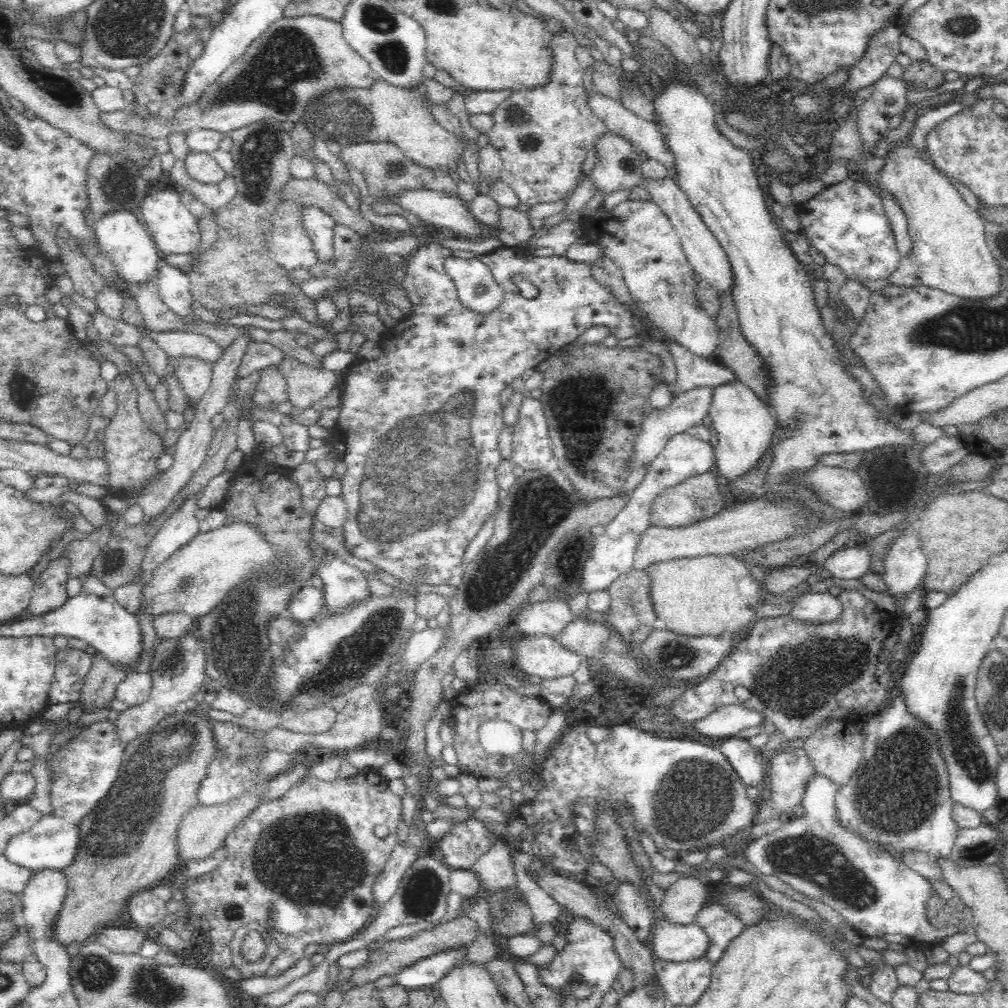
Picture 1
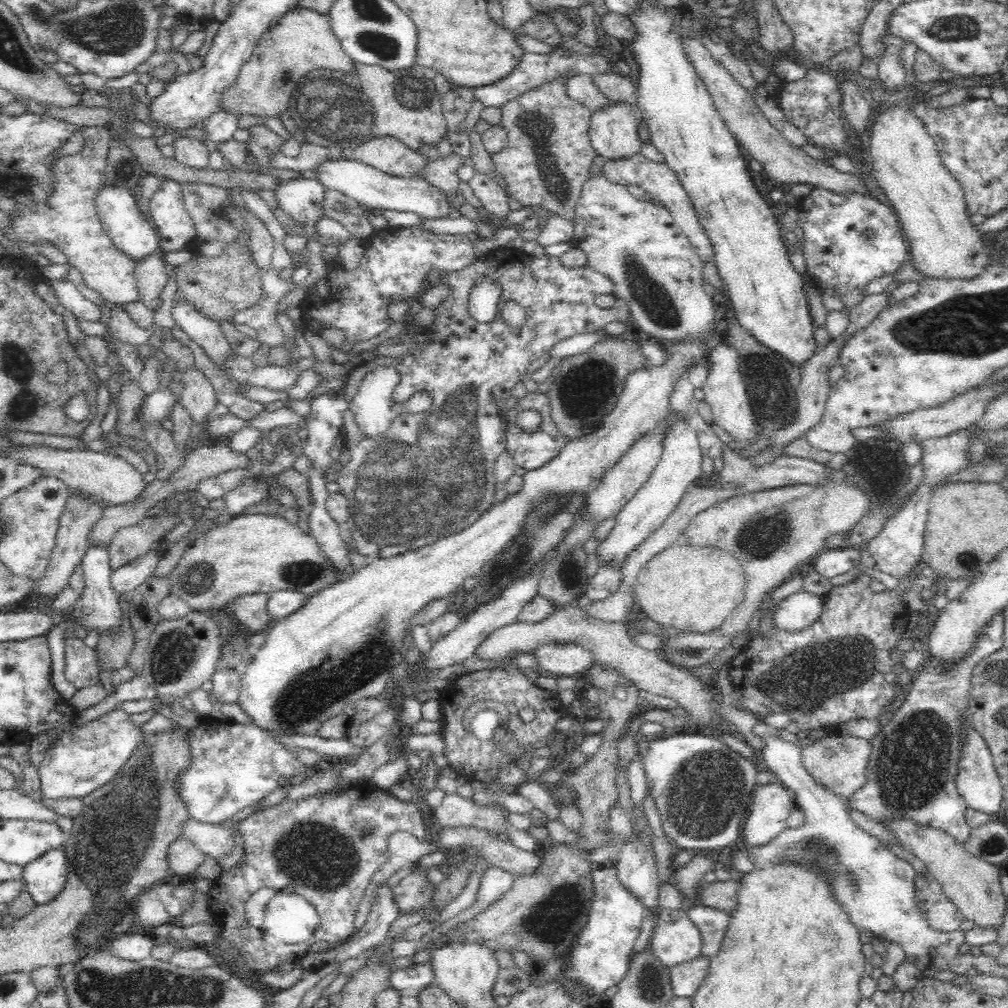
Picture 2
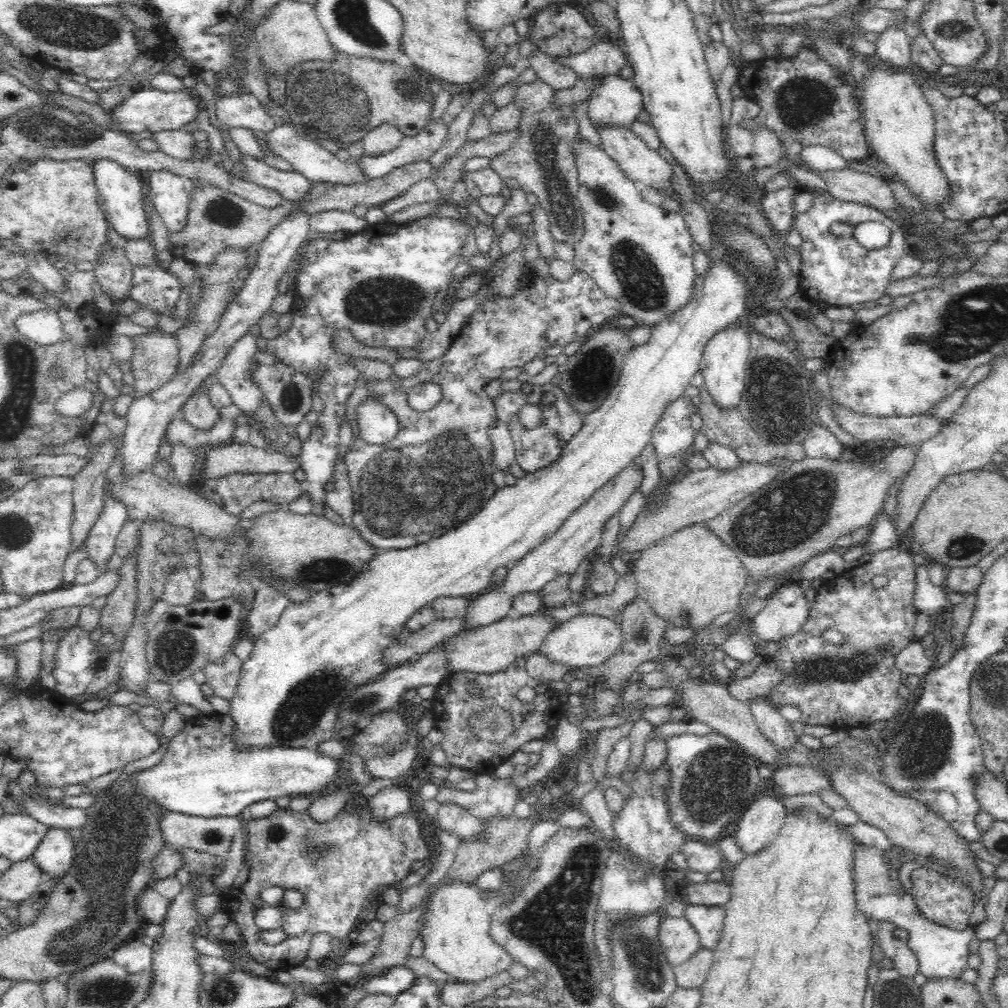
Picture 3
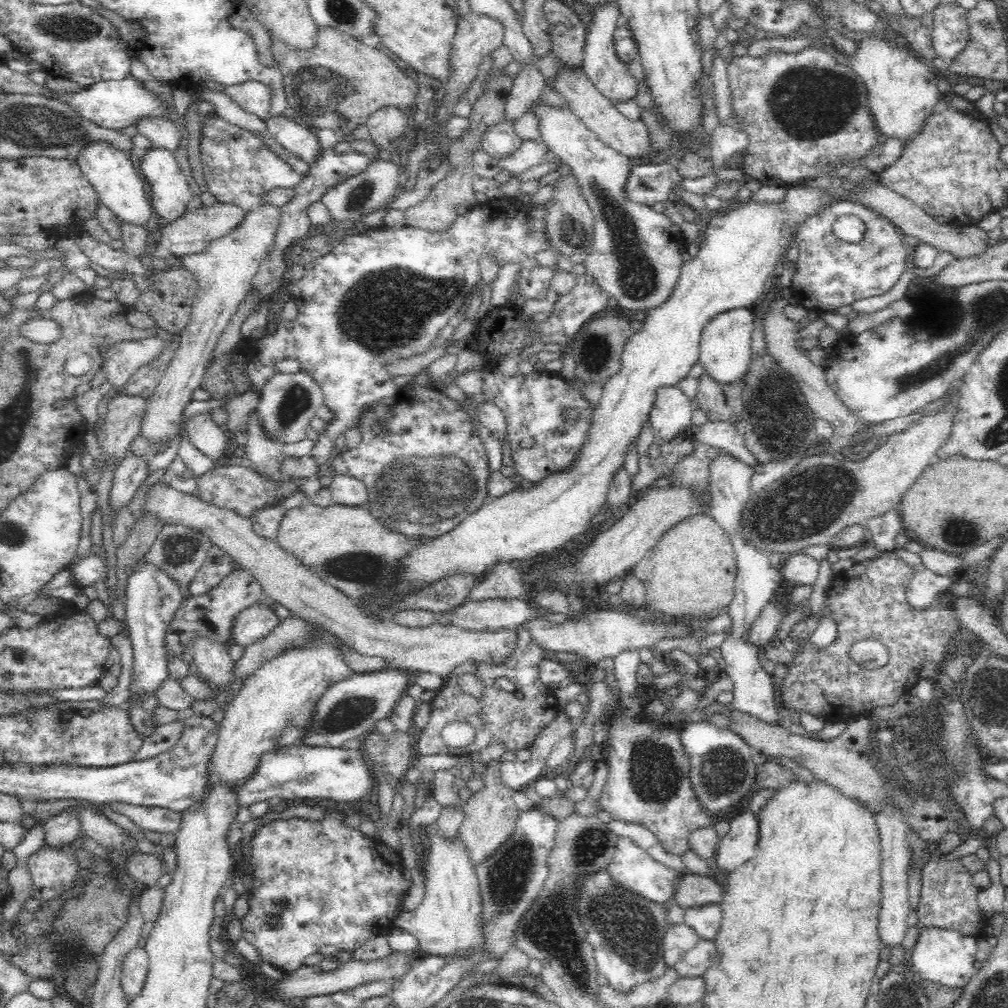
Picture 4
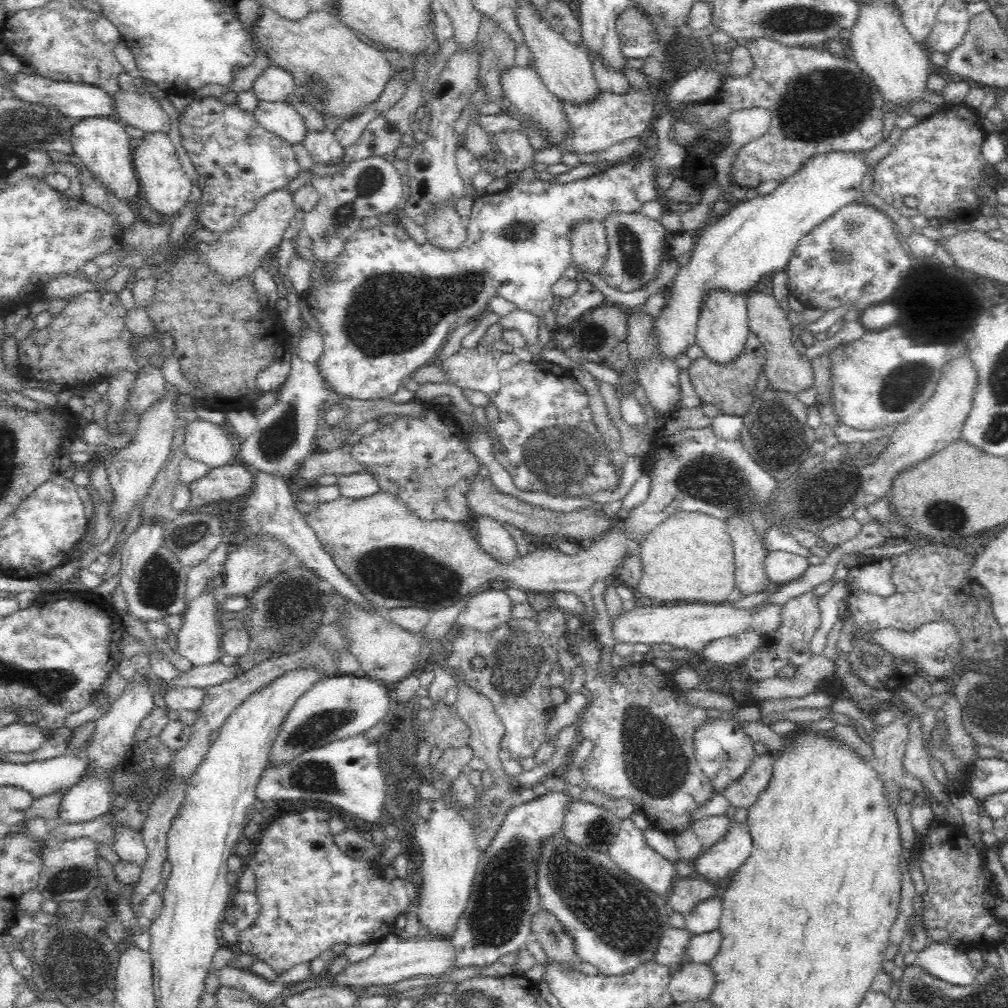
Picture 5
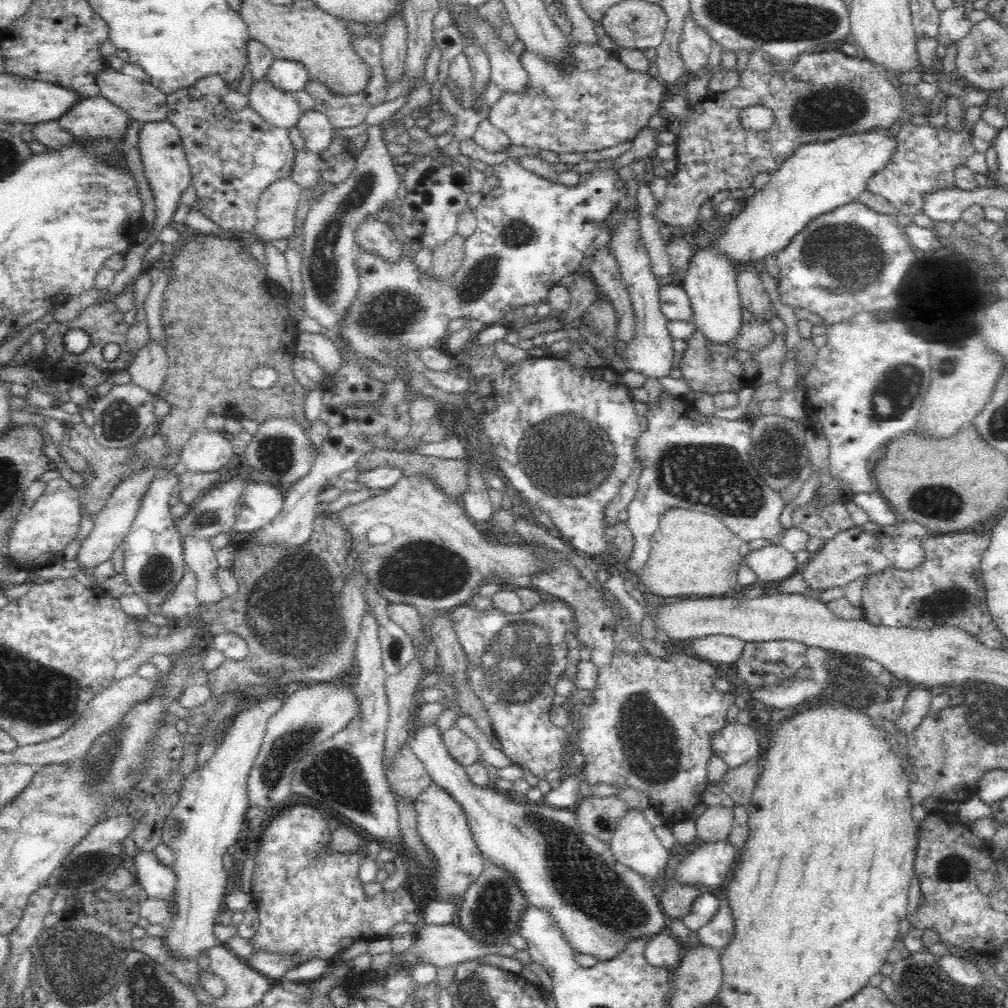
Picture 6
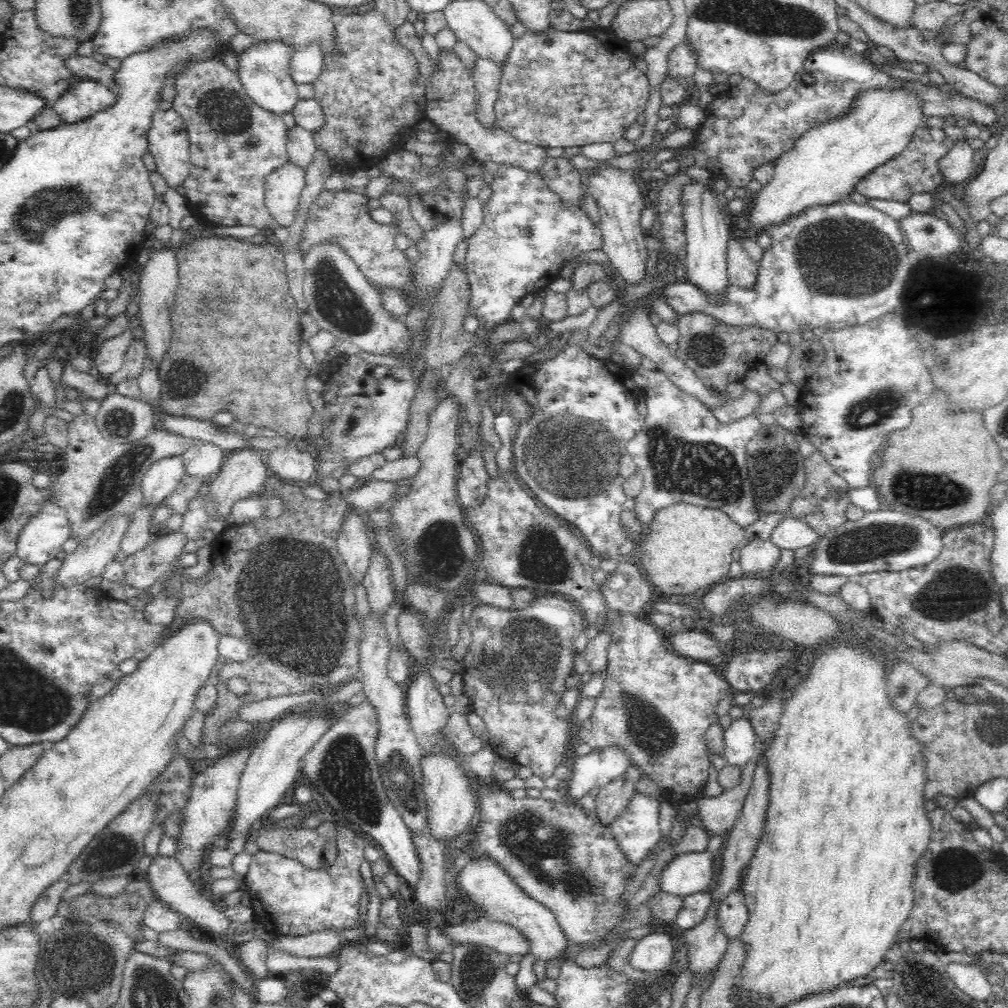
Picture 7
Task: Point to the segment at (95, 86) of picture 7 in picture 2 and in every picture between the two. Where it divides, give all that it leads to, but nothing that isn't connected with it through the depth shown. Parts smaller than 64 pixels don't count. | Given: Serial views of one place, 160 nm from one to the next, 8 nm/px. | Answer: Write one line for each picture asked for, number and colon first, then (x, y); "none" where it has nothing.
2: (130, 232)
3: (119, 191)
4: (111, 172)
5: (101, 143)
6: (92, 116)

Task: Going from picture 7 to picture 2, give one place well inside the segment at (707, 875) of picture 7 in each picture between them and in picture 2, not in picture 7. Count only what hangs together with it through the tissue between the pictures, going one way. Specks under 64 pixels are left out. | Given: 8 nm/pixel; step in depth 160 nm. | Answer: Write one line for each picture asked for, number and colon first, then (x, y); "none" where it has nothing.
2: (766, 817)
3: (758, 826)
4: (738, 846)
5: (730, 852)
6: (710, 865)

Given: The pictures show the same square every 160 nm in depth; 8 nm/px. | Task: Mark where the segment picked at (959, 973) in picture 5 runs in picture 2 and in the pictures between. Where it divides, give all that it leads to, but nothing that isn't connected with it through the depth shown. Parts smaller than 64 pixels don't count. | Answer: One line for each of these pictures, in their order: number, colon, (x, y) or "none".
2: (877, 891)
3: (942, 952)
4: (946, 957)

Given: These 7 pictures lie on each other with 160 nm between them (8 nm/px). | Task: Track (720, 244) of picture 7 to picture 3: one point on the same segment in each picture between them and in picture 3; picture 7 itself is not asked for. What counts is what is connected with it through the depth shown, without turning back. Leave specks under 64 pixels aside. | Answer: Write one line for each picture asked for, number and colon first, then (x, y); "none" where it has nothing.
3: (724, 361)
4: (724, 350)
5: (721, 331)
6: (710, 280)

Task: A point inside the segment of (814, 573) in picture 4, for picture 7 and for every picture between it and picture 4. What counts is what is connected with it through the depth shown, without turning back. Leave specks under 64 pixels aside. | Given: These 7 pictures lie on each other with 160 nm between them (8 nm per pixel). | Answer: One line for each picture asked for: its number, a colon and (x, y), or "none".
5: (781, 567)
6: (773, 562)
7: (757, 556)

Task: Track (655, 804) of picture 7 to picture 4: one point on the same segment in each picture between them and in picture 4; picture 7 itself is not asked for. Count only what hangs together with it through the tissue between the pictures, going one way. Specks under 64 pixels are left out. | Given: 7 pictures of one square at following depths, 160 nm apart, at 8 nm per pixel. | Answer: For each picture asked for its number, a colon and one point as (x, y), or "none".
4: (631, 867)
5: (629, 850)
6: (634, 842)

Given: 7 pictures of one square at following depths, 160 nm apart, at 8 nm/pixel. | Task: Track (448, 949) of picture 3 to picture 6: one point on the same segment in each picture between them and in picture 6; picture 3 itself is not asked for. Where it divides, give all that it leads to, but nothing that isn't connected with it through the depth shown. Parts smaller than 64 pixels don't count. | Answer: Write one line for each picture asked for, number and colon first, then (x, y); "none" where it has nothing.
4: (447, 922)
5: (451, 855)
6: (441, 822)

